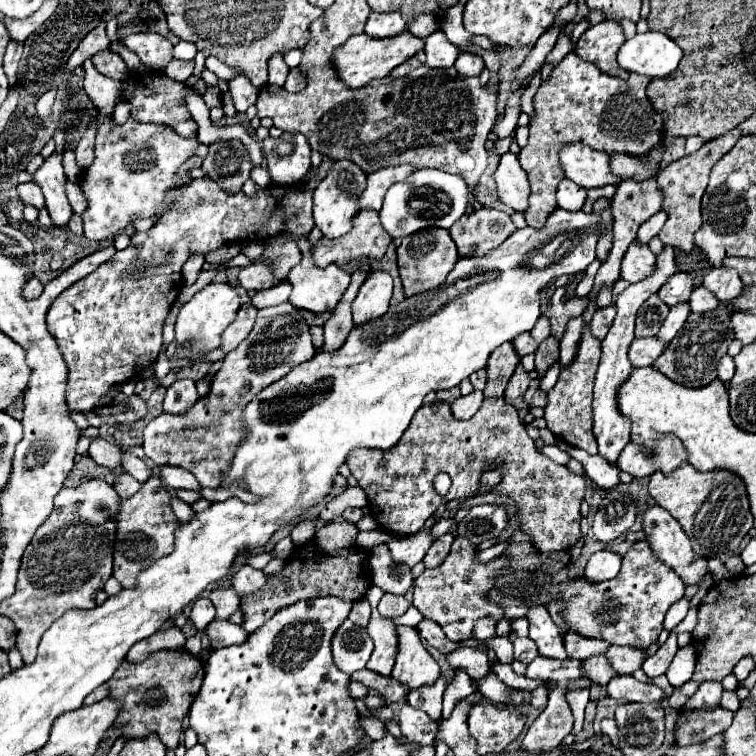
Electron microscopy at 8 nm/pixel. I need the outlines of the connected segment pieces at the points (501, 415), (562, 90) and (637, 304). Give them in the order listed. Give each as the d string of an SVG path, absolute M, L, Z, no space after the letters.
M505 342L497 350L493 350L493 354L489 356L489 362L485 366L485 370L487 370L485 400L483 400L483 406L479 408L479 412L471 420L465 420L465 422L455 420L447 402L435 400L433 404L425 404L417 410L417 414L413 416L413 422L409 424L409 430L405 430L405 434L401 436L401 442L397 442L397 446L393 446L389 450L361 448L361 450L353 450L349 454L347 464L351 468L351 474L357 478L359 486L365 490L367 500L369 500L369 512L377 520L379 526L383 526L387 532L397 532L397 534L419 532L421 526L425 524L425 520L441 506L441 496L433 488L433 478L439 472L449 474L453 480L449 494L443 500L463 500L469 496L477 496L477 492L481 488L481 476L489 468L495 468L495 464L497 464L497 472L501 472L501 482L491 492L495 492L497 496L509 496L513 500L513 504L517 508L519 530L529 538L529 542L533 544L537 554L547 556L547 558L549 556L557 558L557 556L561 556L561 552L565 552L565 554L573 556L573 550L577 548L577 544L583 538L583 534L579 530L579 518L581 518L579 504L585 496L587 482L583 476L569 472L567 466L561 466L561 464L553 462L551 458L547 458L545 454L541 454L535 448L535 442L529 438L525 424L519 420L517 410L505 402L503 392L515 372L515 366L519 364L519 360L521 360L521 356L517 354L517 350L513 350L513 342Z
M569 52L553 68L551 76L541 82L533 96L535 114L529 122L529 144L519 152L519 164L527 172L531 186L529 208L523 212L529 226L541 228L547 216L557 208L555 190L565 178L565 174L561 174L557 152L563 144L579 140L607 154L627 152L639 156L661 142L661 116L657 126L657 112L645 96L649 80L651 78L641 74L631 74L627 80L601 74L593 64Z
M665 246L663 252L657 256L657 266L655 266L653 274L649 278L643 278L637 284L631 284L629 288L625 288L617 296L617 300L615 300L615 306L617 306L615 322L613 322L609 334L605 336L605 340L601 342L601 352L603 354L601 354L601 364L599 364L599 370L597 370L597 376L595 376L595 388L593 388L593 434L595 434L597 444L599 444L599 454L607 462L611 462L613 466L617 464L617 458L619 458L621 450L627 446L629 434L631 434L631 422L629 422L629 418L625 418L625 414L621 414L621 410L617 406L617 390L621 388L625 378L629 378L629 374L633 370L633 366L631 366L631 362L627 358L627 348L629 348L629 344L635 338L633 336L635 314L641 308L641 304L651 294L655 294L669 280L669 276L673 276L673 272L677 272L673 246Z

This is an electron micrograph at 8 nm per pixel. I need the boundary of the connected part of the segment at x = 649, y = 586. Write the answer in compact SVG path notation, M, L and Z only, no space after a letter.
M641 540L635 542L629 548L629 552L623 556L621 572L615 578L605 582L589 582L585 580L585 576L577 576L577 578L569 578L567 582L561 582L559 590L561 590L561 604L563 604L561 616L569 630L577 630L577 634L585 634L585 638L605 640L615 646L633 646L645 650L647 646L657 642L663 630L665 612L673 602L677 602L685 594L685 584L681 582L681 578L677 578L675 570L659 562L651 552L649 544Z

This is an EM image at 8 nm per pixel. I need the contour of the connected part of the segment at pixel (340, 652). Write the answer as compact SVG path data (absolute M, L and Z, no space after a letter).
M345 620L337 634L333 634L331 650L335 666L345 674L353 674L365 668L373 652L373 642L365 628L353 624L351 620Z

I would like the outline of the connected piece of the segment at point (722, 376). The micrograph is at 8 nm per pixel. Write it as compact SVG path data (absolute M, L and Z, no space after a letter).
M727 354L725 358L721 358L721 362L717 364L717 378L721 382L729 382L735 374L735 364L733 364L733 358Z

